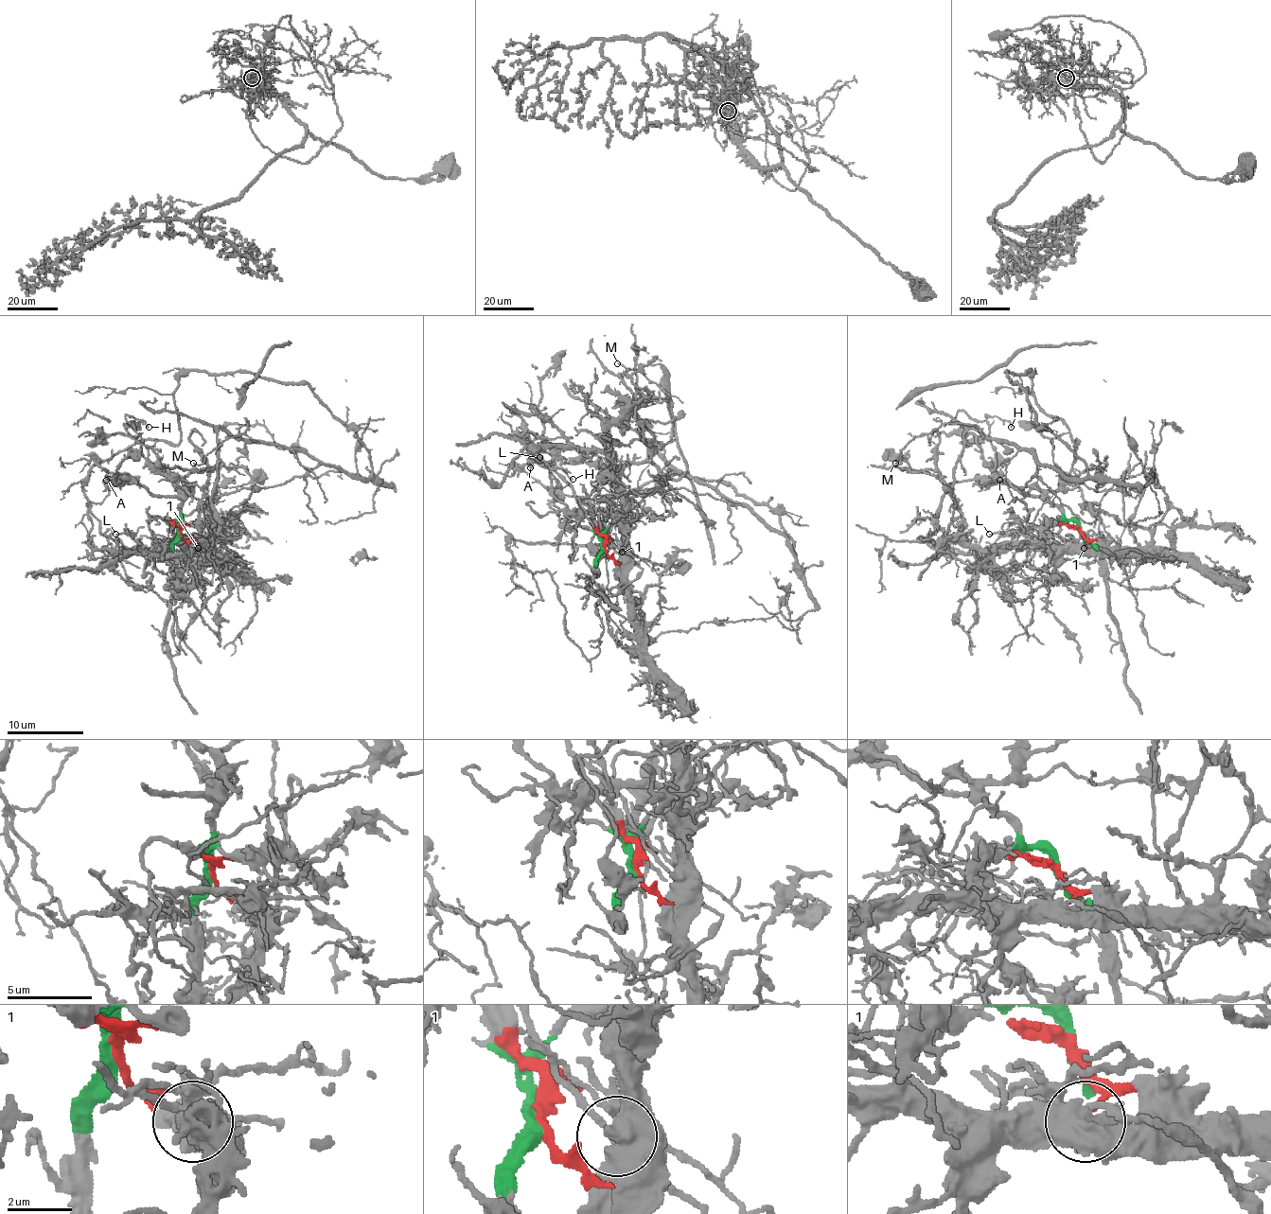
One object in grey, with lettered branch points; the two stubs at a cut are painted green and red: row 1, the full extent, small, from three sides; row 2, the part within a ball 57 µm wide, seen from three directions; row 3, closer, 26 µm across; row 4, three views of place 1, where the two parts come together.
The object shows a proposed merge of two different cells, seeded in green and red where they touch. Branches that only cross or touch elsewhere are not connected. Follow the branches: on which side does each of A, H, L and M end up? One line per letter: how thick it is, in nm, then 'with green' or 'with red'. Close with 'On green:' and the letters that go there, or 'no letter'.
A: 190 nm | with green
H: 150 nm | with green
L: 160 nm | with red
M: 150 nm | with green
On green: A, H, M

